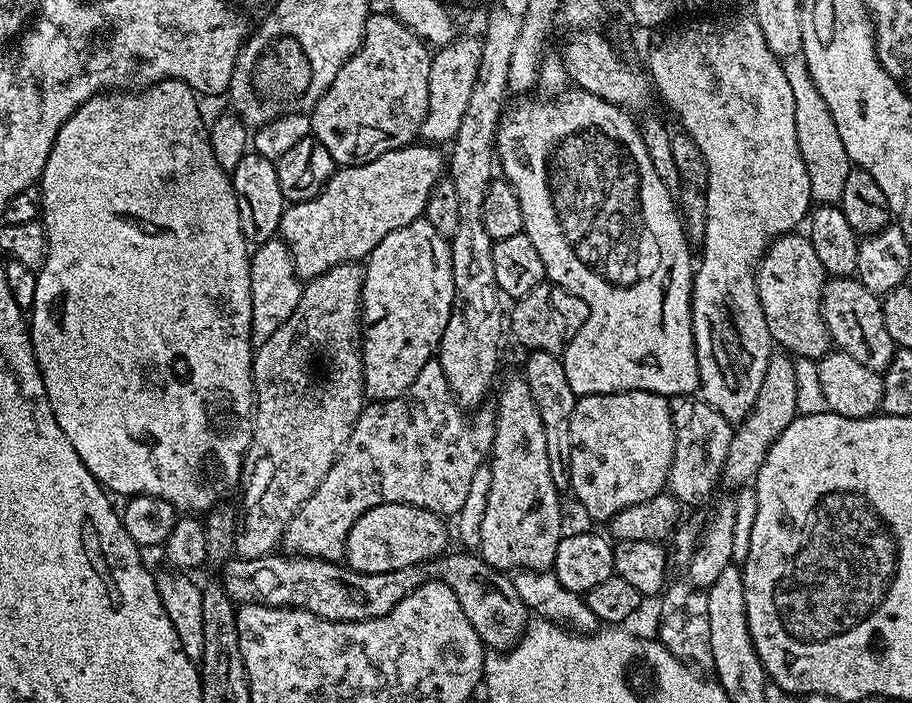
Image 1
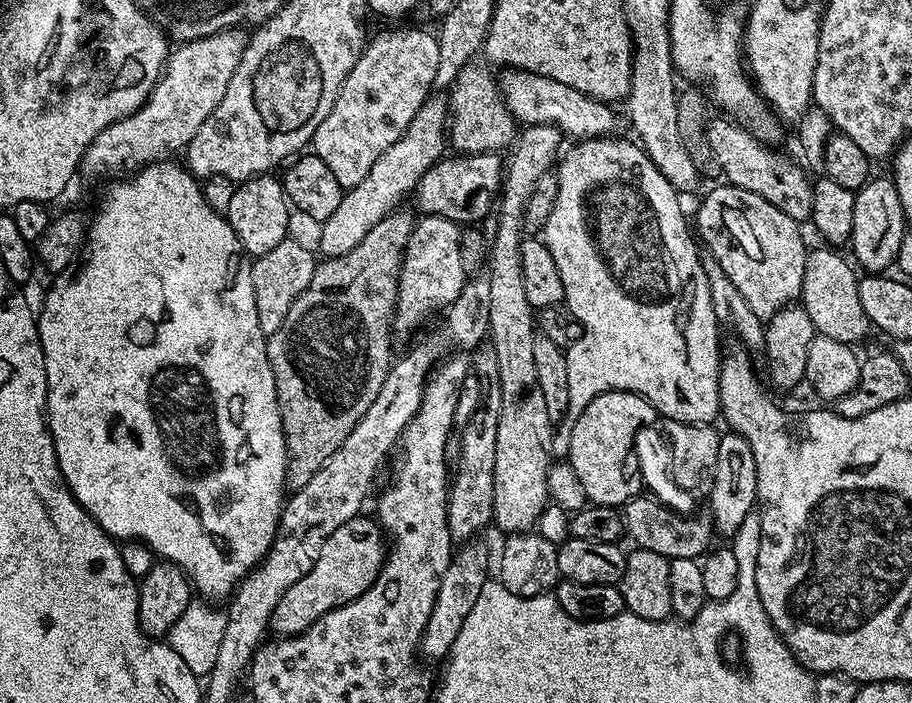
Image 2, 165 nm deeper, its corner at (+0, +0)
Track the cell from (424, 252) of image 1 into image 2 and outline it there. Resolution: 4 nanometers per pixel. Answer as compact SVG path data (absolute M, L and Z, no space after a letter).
M424 214L415 221L410 234L410 242L404 251L404 261L400 267L400 281L396 283L394 328L397 333L414 331L435 308L447 309L458 298L458 294L461 294L466 281L466 274L462 270L462 254L460 253L461 231L461 225L455 224L450 218L441 216Z

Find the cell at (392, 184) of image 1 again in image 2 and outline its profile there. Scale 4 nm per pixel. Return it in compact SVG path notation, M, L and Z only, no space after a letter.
M496 152L456 154L453 155L453 157L453 160L441 158L433 168L426 170L426 172L422 174L414 189L416 204L421 208L419 211L424 214L450 218L455 224L461 226L479 225L481 221L487 219L493 211L494 205L497 203L502 191L504 173L506 171L505 161L503 159L499 160L499 155L497 155Z

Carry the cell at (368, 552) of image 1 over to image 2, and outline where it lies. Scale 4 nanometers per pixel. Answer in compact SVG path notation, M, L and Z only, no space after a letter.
M356 515L334 530L318 553L310 572L300 578L283 594L274 607L271 631L280 638L291 638L305 632L315 620L330 610L349 604L376 581L386 559L386 536L371 515Z

